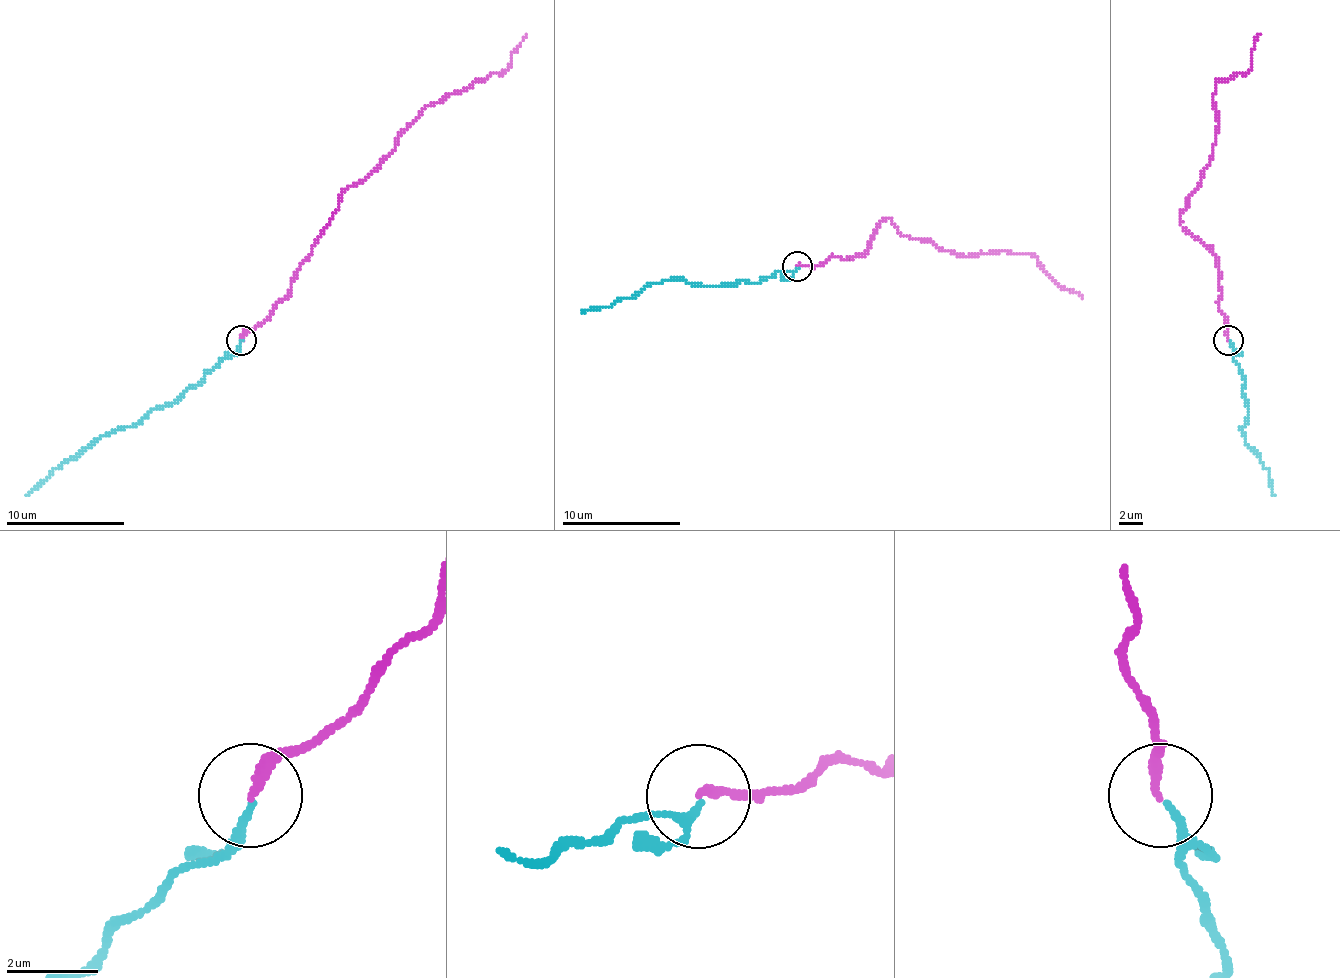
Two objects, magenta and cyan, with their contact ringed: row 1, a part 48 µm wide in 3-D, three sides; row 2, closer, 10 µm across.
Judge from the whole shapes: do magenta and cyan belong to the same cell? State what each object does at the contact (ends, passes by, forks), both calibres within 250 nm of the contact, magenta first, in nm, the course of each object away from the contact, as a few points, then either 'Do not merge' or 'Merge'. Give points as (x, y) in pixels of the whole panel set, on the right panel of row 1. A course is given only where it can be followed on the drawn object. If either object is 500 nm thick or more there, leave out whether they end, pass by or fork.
At the ring magenta ends. At the ring cyan passes by. Thickness 220 nm (magenta) against 110 nm. Course of magenta: (1227, 340), (1218, 260), (1180, 224), (1180, 212), (1209, 162), (1218, 123), (1215, 84), (1251, 67), (1260, 34). Course of cyan: (1230, 340), (1248, 403), (1242, 427), (1245, 442), (1269, 471), (1275, 495). Merge

